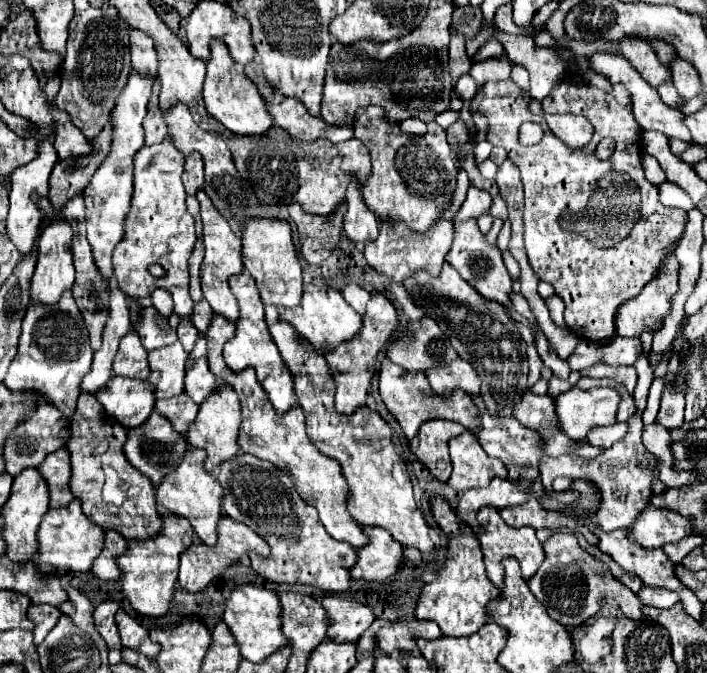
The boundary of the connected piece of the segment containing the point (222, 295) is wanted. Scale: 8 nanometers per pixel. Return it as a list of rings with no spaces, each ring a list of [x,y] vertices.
[[[200,190],[196,194],[198,202],[200,202],[200,216],[202,216],[202,224],[204,224],[204,260],[200,266],[200,284],[202,284],[202,294],[208,300],[208,304],[212,306],[214,312],[222,314],[226,320],[234,322],[240,318],[238,312],[238,302],[234,298],[234,294],[230,292],[228,286],[228,278],[236,276],[244,270],[244,256],[242,256],[242,240],[238,234],[232,232],[230,224],[226,222],[226,218],[214,208],[212,200]]]

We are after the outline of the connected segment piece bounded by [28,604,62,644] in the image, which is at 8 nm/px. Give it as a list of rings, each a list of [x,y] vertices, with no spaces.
[[[30,604],[30,608],[28,608],[28,620],[36,622],[34,644],[40,644],[40,640],[46,638],[46,634],[56,626],[60,616],[62,616],[62,612],[58,608],[52,608],[50,604],[40,604],[40,606]]]

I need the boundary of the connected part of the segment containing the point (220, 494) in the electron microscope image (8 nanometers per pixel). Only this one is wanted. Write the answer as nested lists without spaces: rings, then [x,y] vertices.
[[[188,446],[186,454],[184,454],[182,462],[176,466],[176,470],[162,478],[160,486],[156,488],[156,498],[158,498],[158,504],[162,506],[162,510],[166,510],[166,512],[170,512],[174,516],[186,518],[192,524],[196,536],[204,544],[216,546],[216,540],[218,540],[216,530],[218,530],[218,522],[222,518],[224,490],[220,488],[218,480],[204,470],[204,460],[206,460],[204,450]]]

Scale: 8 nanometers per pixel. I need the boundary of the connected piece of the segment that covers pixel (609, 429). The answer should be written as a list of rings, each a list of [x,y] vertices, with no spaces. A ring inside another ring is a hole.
[[[618,422],[614,426],[606,426],[606,428],[596,428],[592,430],[588,436],[588,442],[596,448],[610,448],[616,440],[622,440],[624,438],[624,432],[628,432],[628,424],[626,422]]]

